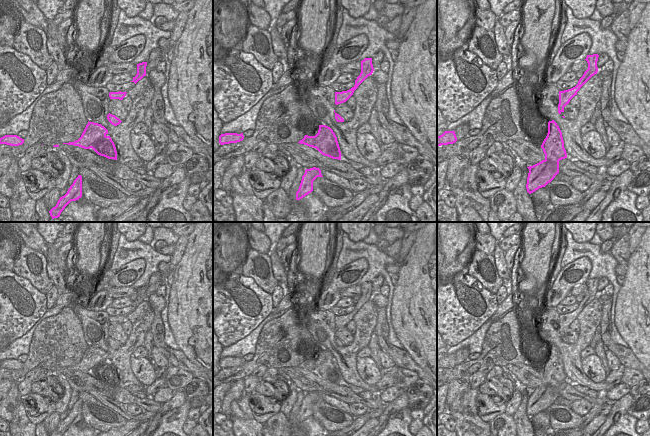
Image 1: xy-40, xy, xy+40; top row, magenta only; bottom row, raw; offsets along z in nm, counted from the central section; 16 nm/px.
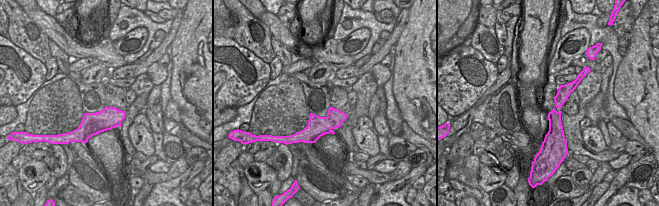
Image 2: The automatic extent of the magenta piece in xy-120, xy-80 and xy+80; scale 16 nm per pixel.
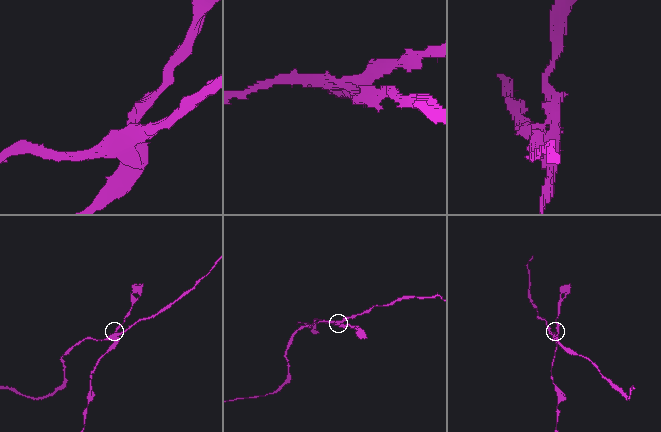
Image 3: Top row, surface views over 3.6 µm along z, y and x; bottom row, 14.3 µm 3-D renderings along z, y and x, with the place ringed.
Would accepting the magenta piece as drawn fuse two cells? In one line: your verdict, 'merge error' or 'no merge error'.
merge error

